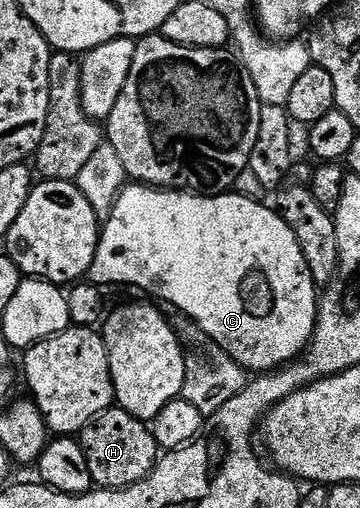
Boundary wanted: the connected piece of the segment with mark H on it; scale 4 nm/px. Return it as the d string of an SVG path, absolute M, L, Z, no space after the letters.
M119 406L107 408L101 416L91 420L79 433L78 442L86 454L86 466L90 466L92 483L100 490L128 488L131 484L142 482L152 473L158 459L151 427Z

